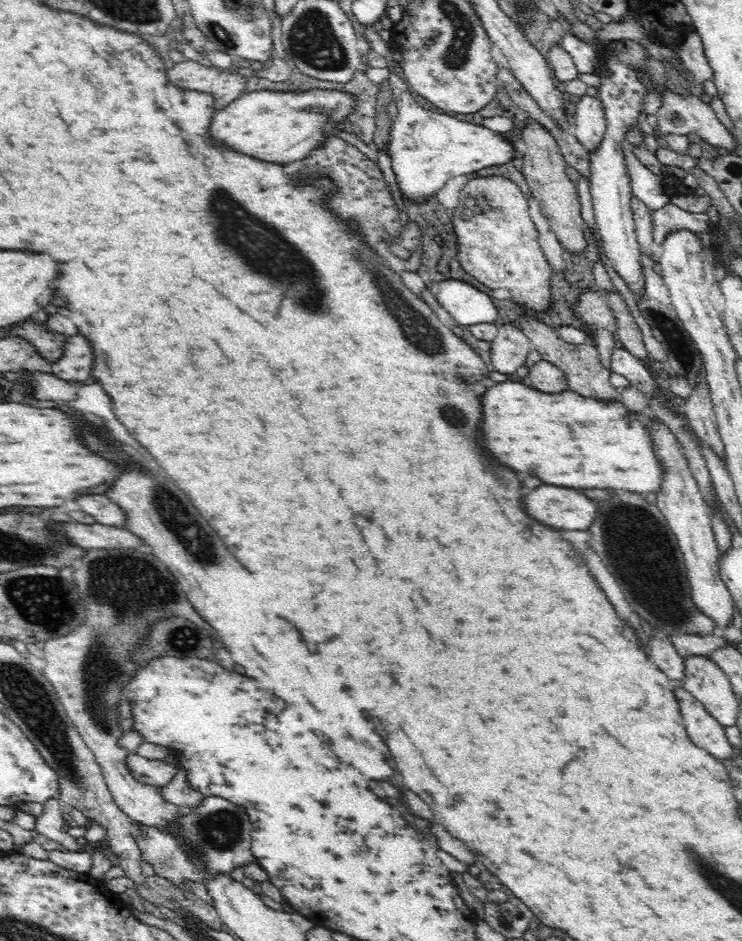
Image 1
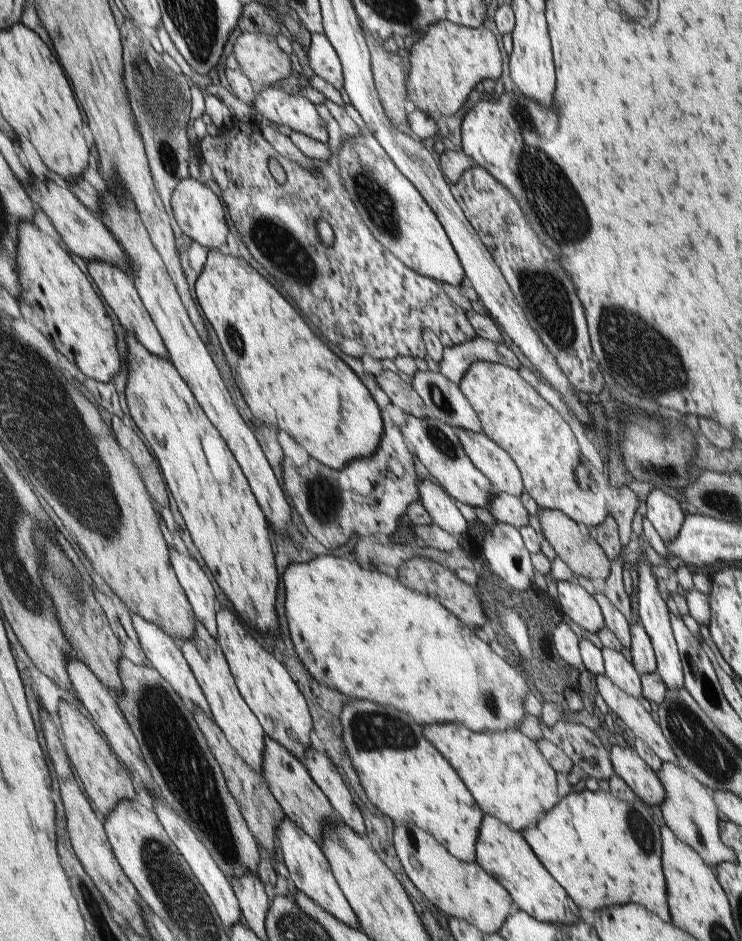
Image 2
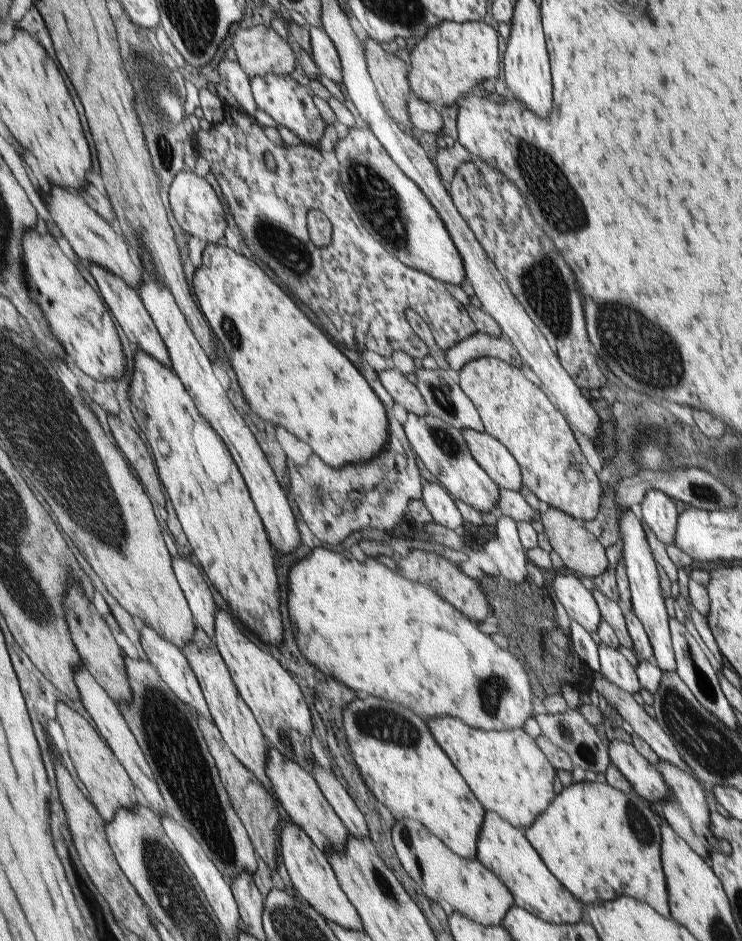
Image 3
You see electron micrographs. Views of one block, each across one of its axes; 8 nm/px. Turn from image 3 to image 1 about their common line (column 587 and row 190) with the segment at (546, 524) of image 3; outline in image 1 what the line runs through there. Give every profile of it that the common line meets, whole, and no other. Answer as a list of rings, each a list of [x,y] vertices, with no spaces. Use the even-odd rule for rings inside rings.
[[[528,116],[526,121],[527,125],[523,130],[520,143],[529,152],[524,151],[521,162],[522,173],[526,175],[526,182],[532,189],[532,197],[538,200],[548,224],[564,246],[565,252],[567,254],[581,252],[586,248],[585,222],[582,219],[582,208],[578,201],[578,190],[566,174],[569,164],[564,159],[560,144],[552,131],[534,117]]]

